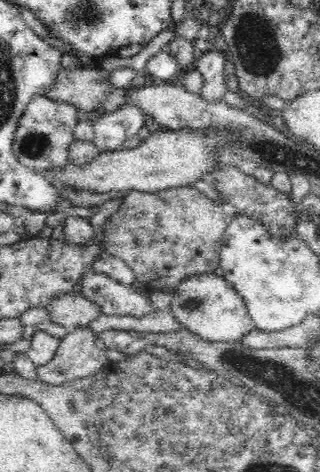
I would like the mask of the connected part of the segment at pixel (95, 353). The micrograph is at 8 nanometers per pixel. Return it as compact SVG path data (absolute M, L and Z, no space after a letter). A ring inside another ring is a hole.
M88 327L68 330L54 360L36 369L36 381L60 386L97 373L107 361L106 348Z

